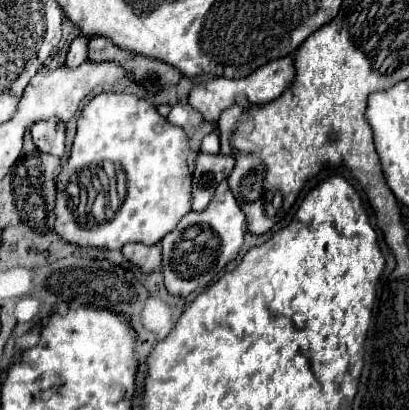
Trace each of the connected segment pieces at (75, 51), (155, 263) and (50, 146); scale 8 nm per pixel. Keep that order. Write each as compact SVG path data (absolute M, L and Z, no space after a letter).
M83 35L75 37L75 41L71 43L69 53L67 53L67 65L69 67L77 67L87 59L87 43L89 43L89 37L83 37Z
M127 243L121 253L135 265L139 265L145 273L157 269L161 265L159 245L143 245L143 243Z
M51 119L43 123L35 123L31 129L31 137L35 147L41 153L49 153L55 157L61 157L65 151L65 125Z

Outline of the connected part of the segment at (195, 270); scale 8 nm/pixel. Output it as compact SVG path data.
M227 181L219 183L213 201L209 207L201 213L191 211L187 213L175 231L167 233L161 239L161 249L163 249L163 275L165 275L165 287L171 295L177 297L187 297L195 289L203 289L211 285L231 263L241 245L243 245L243 235L245 235L245 213L237 205L237 199L233 197Z

